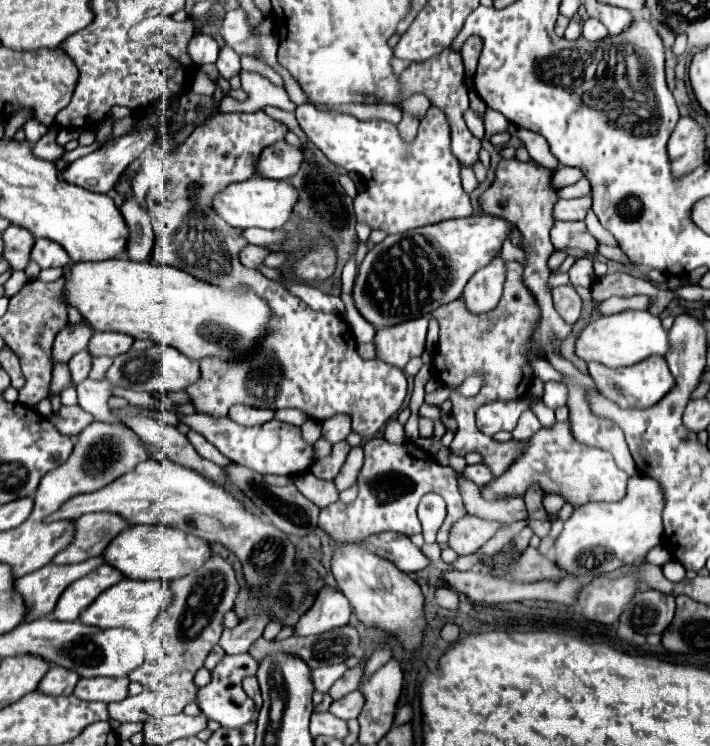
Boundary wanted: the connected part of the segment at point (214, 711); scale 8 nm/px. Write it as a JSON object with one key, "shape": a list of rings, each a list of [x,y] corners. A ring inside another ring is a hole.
{"shape":[[[238,654],[238,656],[224,656],[222,662],[212,670],[212,682],[198,692],[198,706],[200,710],[210,718],[220,722],[224,728],[240,728],[254,720],[258,714],[256,704],[248,694],[242,690],[242,678],[250,676],[250,670],[258,670],[258,664],[250,654]]]}

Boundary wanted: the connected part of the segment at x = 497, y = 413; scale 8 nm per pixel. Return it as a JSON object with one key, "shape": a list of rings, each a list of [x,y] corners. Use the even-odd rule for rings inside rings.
{"shape":[[[530,394],[530,398],[516,398],[516,400],[508,400],[508,402],[490,402],[478,408],[476,412],[476,424],[480,428],[480,432],[484,432],[486,436],[494,436],[496,432],[508,430],[512,432],[518,424],[518,418],[524,410],[532,408],[532,400],[540,402],[538,396]]]}

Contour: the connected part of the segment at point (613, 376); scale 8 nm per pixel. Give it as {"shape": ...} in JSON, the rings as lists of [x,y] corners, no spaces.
{"shape":[[[652,356],[644,362],[638,362],[628,368],[608,368],[600,362],[588,362],[588,372],[594,380],[606,380],[606,398],[616,402],[618,406],[630,406],[630,408],[646,408],[660,402],[670,388],[674,386],[674,378],[670,374],[670,368],[664,358]]]}

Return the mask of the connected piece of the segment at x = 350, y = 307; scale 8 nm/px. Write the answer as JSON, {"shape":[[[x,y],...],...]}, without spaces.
{"shape":[[[342,294],[342,300],[344,300],[344,304],[346,304],[348,326],[350,326],[352,334],[354,334],[354,338],[356,338],[356,342],[372,342],[372,338],[374,338],[374,334],[376,334],[374,326],[370,326],[370,324],[358,314],[358,310],[354,310],[354,304],[352,304],[352,300],[350,300],[348,294]]]}

